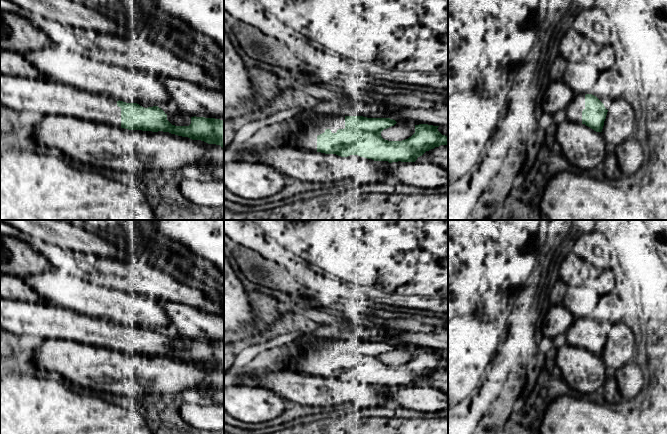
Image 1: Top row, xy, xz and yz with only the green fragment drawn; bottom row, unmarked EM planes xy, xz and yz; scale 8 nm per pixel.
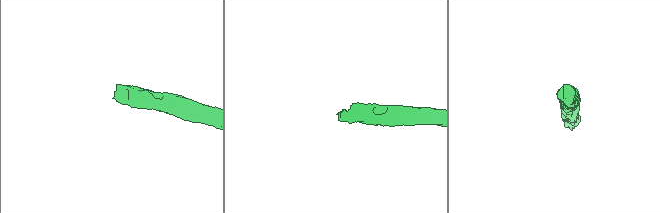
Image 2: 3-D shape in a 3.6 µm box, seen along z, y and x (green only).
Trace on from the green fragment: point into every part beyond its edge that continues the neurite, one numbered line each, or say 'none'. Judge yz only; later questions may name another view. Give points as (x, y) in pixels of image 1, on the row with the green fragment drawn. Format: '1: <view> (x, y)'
1: yz (574, 111)

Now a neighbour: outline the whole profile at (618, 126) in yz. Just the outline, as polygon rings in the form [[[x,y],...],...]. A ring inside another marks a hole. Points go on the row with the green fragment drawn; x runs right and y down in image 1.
[[[625,99],[611,103],[604,121],[602,134],[609,148],[614,148],[633,136],[634,111]]]

